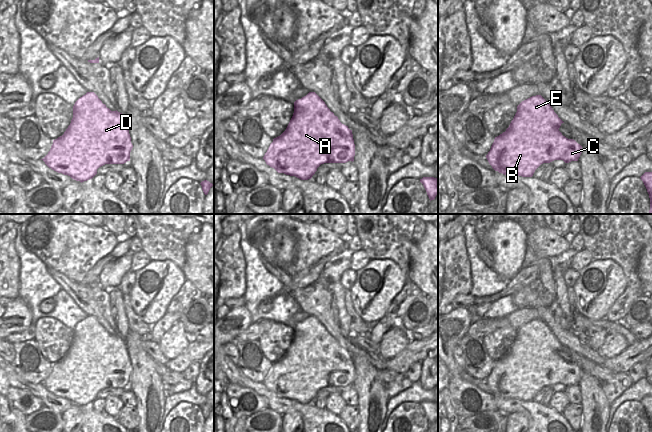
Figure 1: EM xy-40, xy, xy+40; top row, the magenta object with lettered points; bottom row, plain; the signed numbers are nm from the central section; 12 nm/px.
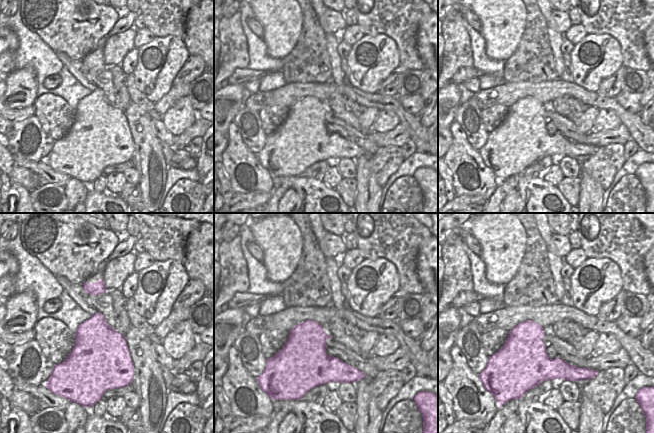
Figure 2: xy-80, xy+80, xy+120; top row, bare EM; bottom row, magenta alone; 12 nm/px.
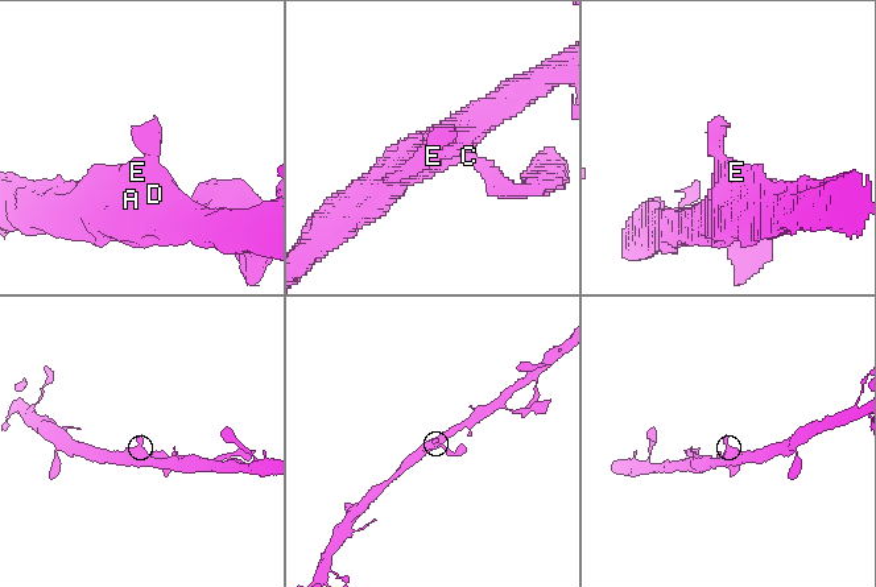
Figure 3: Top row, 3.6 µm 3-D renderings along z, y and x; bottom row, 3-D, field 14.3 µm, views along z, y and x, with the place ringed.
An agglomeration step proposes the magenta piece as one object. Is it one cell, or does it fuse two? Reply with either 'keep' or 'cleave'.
keep

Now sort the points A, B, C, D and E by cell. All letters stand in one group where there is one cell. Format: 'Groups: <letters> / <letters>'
Groups: A B C D E

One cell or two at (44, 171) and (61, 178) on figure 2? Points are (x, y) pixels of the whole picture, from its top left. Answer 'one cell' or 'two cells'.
one cell

